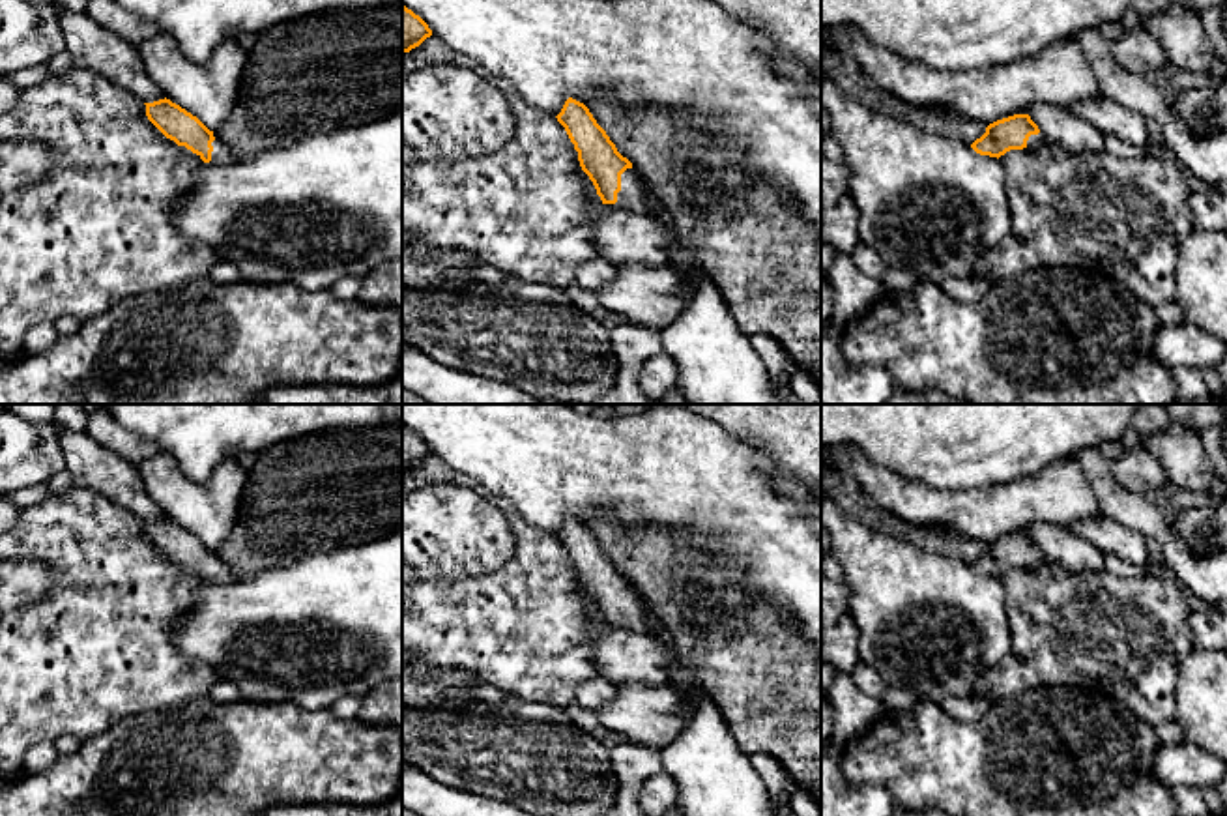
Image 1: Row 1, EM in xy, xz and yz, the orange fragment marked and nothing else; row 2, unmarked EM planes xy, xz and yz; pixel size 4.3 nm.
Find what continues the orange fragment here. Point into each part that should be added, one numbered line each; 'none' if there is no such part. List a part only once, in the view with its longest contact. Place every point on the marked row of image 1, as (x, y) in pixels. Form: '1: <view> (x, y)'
1: xz (635, 191)

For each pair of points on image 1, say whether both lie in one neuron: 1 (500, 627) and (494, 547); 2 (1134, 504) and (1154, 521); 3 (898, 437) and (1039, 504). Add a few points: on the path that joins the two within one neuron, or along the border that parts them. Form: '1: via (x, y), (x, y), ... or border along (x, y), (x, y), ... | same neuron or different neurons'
1: border along (513, 528), (513, 554), (502, 566), (453, 579) | different neurons
2: via (1140, 510), (1149, 519) | same neuron
3: border along (1037, 472), (1016, 476), (1009, 481), (951, 489) | different neurons

